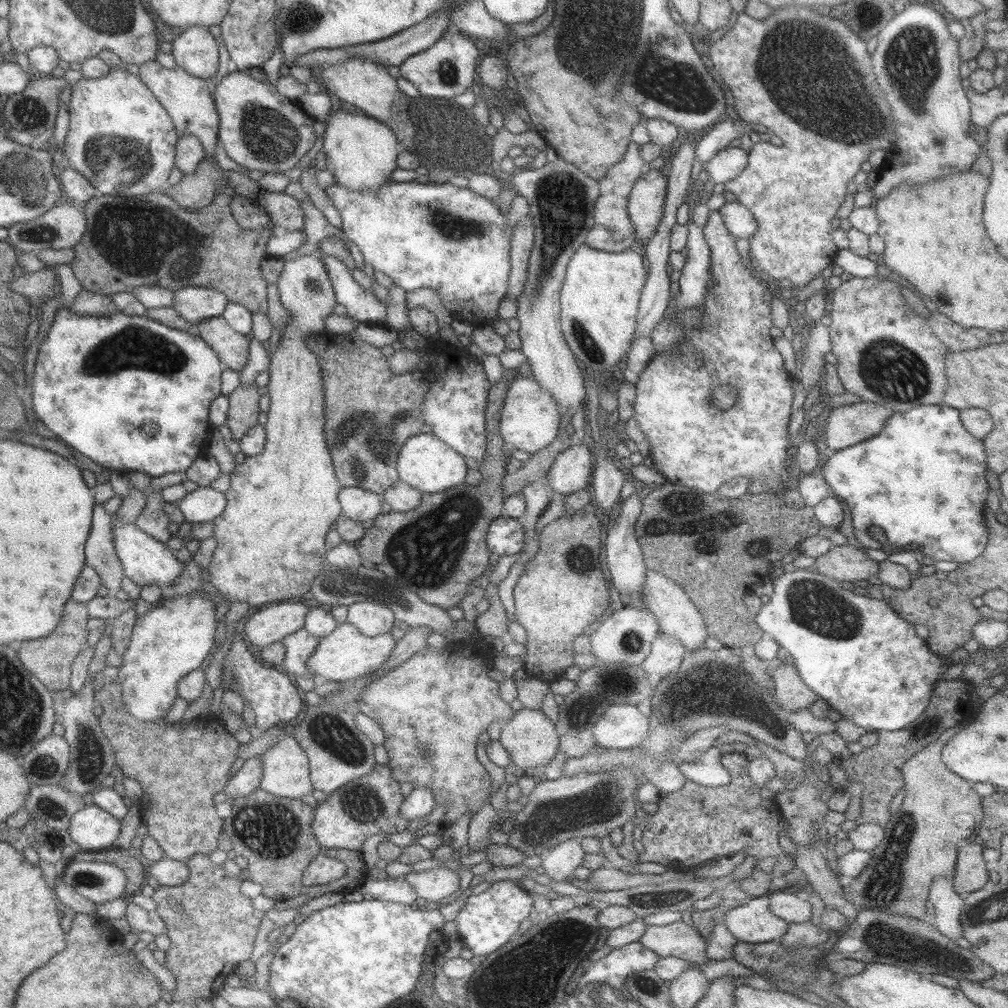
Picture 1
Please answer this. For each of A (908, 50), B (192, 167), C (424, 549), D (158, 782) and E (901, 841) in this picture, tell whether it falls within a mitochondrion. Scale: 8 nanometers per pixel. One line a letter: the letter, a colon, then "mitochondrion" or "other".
A: mitochondrion
B: other
C: mitochondrion
D: other
E: other

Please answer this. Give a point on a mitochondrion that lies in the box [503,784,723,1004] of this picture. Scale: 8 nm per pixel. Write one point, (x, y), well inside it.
(562, 934)

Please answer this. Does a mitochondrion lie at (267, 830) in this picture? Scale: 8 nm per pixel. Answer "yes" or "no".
yes

